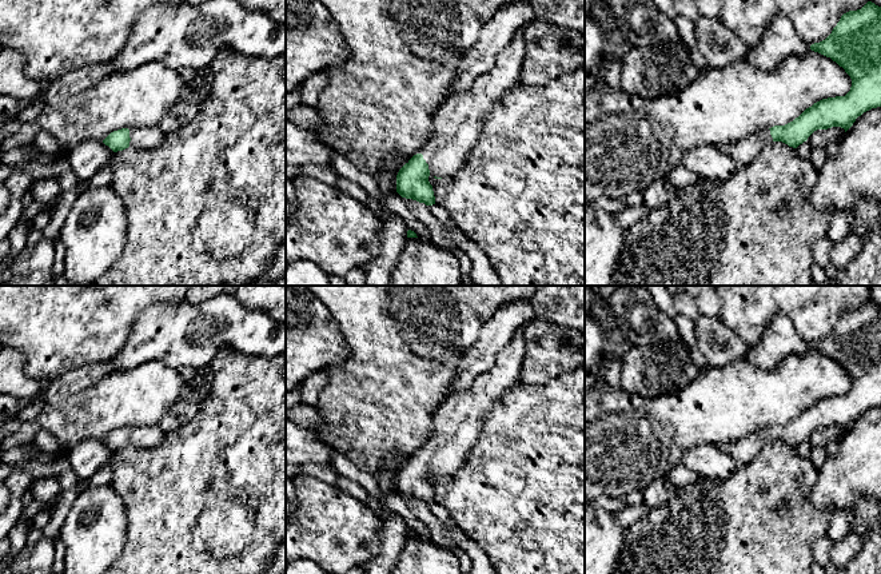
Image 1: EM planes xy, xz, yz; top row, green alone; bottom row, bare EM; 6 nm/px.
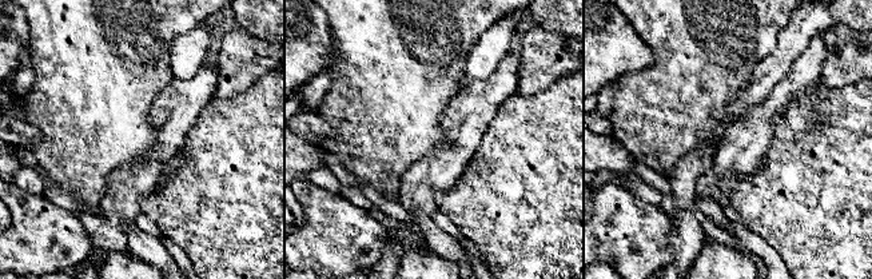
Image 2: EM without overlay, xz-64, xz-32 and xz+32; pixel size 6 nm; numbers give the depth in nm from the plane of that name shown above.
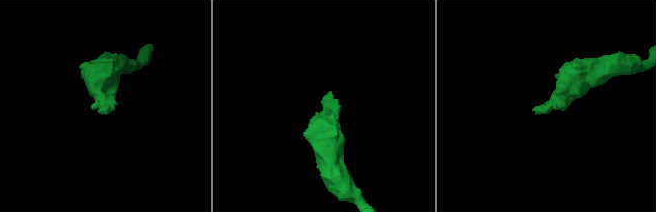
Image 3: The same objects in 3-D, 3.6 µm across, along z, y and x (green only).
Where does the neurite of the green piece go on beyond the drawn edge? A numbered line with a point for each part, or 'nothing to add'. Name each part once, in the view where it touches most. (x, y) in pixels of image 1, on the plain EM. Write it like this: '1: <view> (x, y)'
1: xz (457, 425)

